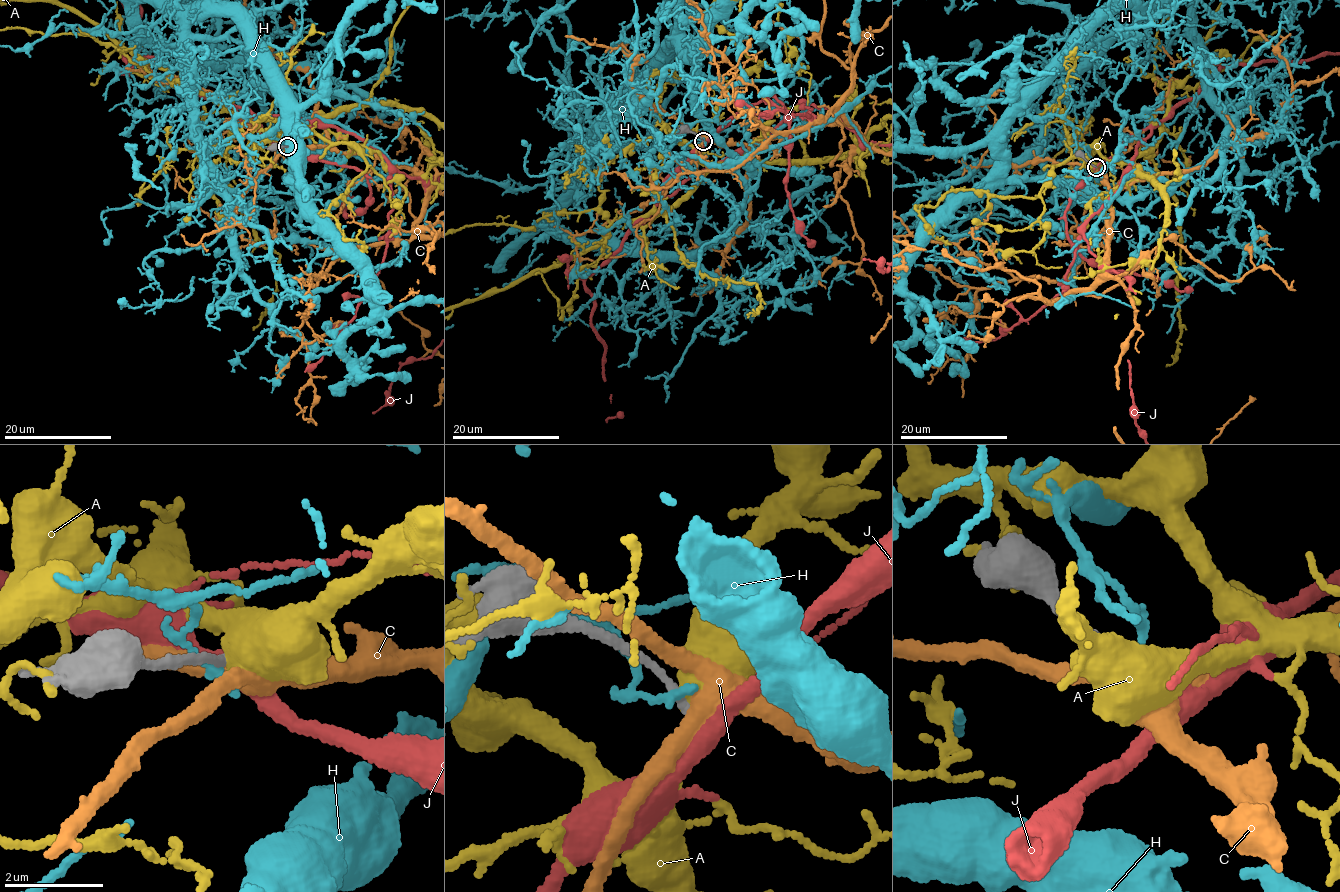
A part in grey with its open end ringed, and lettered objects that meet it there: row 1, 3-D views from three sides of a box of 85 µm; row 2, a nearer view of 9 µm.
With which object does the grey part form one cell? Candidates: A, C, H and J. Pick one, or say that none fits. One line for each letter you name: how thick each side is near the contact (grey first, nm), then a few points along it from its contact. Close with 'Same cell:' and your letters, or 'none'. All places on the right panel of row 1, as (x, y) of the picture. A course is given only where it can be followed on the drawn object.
J: 160 nm thick on the grey side, 380 nm on the other
Same cell: J

